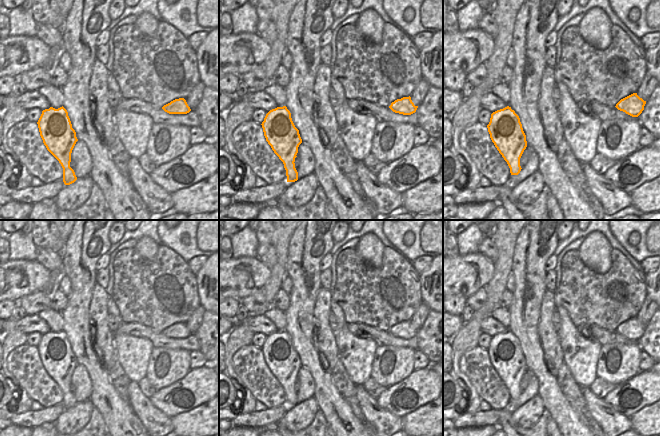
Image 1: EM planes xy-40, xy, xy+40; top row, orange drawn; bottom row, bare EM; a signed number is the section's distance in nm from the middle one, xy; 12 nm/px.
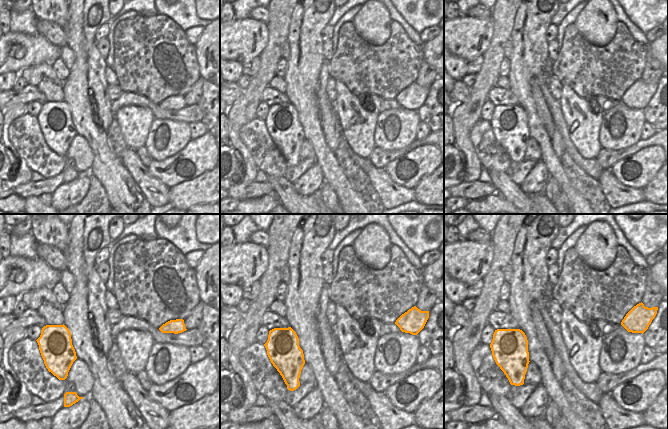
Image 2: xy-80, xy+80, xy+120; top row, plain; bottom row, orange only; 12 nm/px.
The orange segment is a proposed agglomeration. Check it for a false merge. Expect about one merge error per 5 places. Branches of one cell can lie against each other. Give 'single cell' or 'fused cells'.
single cell

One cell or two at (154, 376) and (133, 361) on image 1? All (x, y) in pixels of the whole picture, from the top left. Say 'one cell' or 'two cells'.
two cells

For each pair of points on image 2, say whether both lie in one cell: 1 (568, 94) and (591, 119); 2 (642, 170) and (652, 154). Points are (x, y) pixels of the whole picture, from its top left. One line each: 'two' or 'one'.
1: one
2: one

